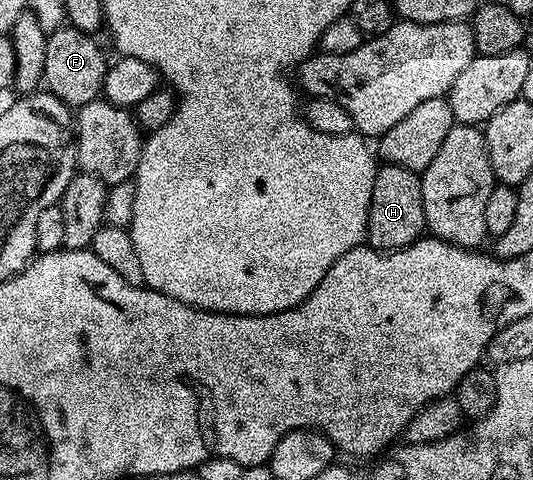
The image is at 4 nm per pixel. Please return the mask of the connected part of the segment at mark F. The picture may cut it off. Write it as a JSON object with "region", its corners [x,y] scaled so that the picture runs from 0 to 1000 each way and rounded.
{"region":[[[116,56],[101,60],[88,75],[88,125],[81,129],[83,183],[99,194],[120,219],[150,223],[184,208],[197,171],[201,125],[197,110],[182,96],[180,75],[158,69],[154,60]]]}

